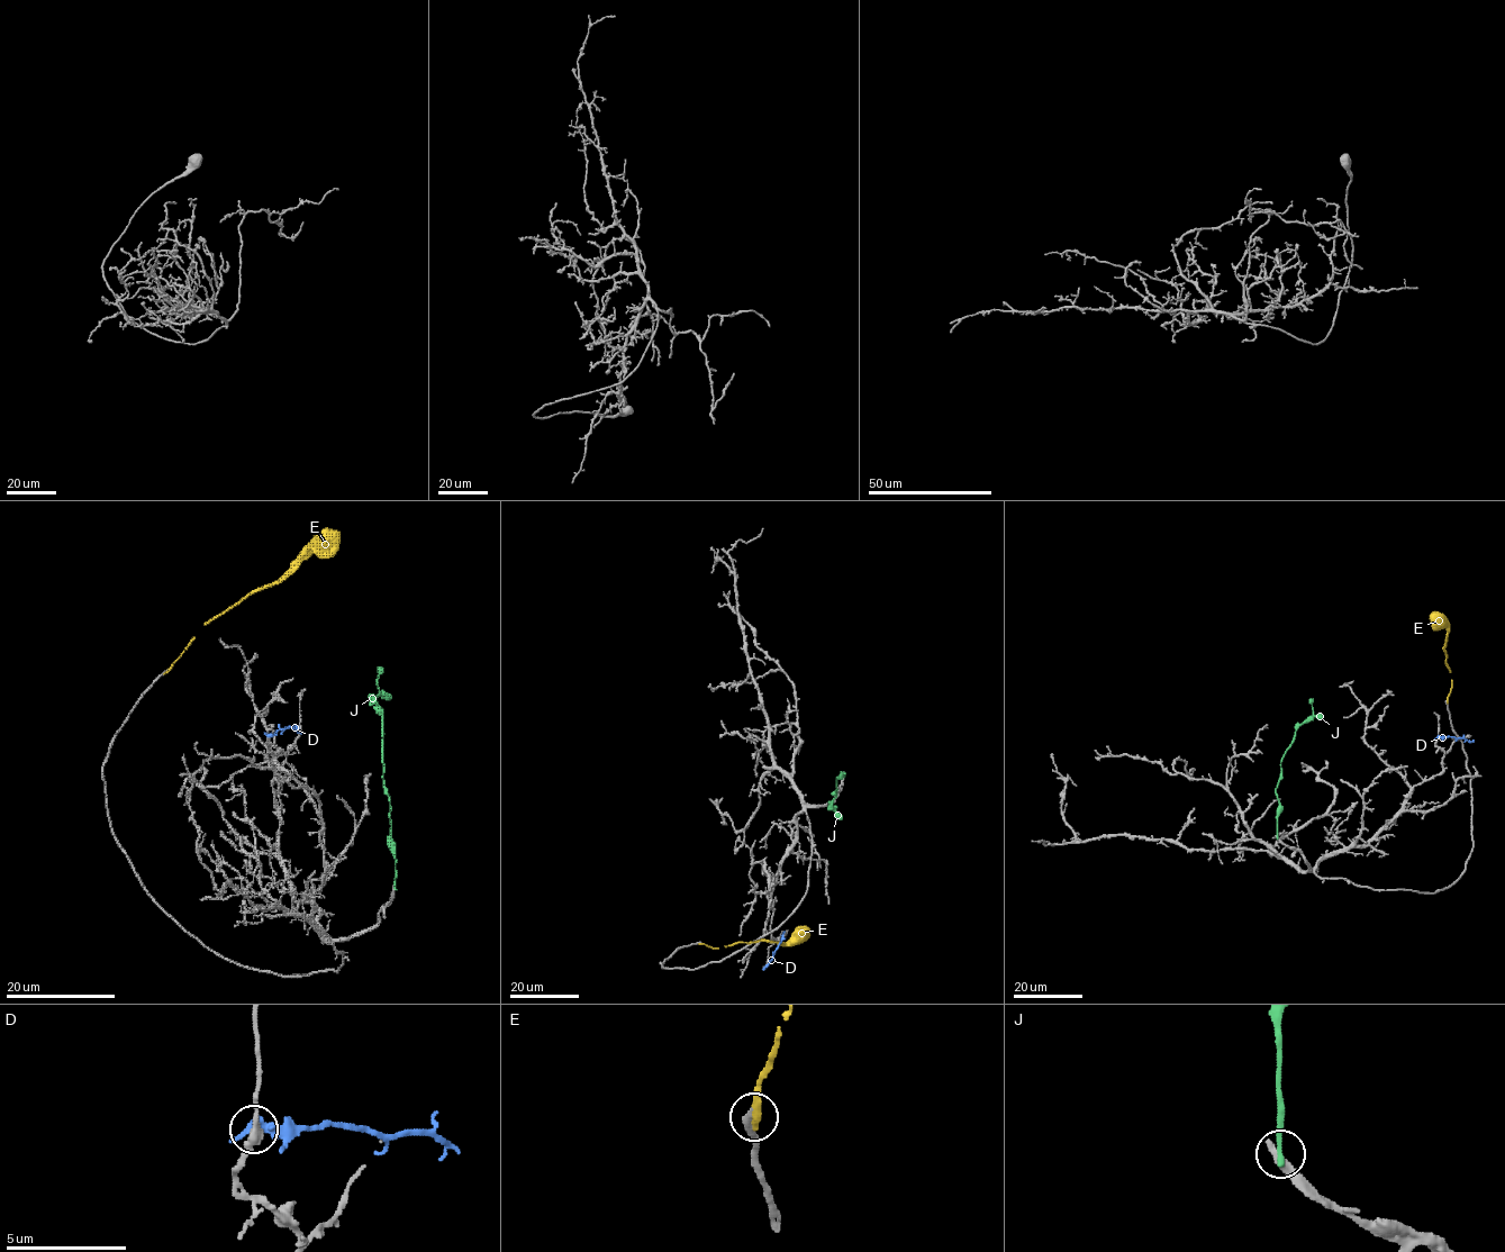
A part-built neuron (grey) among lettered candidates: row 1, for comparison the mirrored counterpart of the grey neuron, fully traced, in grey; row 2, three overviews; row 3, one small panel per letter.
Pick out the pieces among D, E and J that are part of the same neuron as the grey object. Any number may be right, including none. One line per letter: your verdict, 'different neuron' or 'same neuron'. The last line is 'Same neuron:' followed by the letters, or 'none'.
D: different neuron
E: different neuron
J: different neuron
Same neuron: none

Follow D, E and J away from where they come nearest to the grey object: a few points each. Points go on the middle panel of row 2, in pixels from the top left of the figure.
D: (782, 934), (771, 960), (762, 969)
E: (701, 943), (713, 949), (739, 942), (786, 943), (797, 933), (809, 931)
J: (844, 773), (841, 772), (836, 777), (833, 809), (836, 806)

